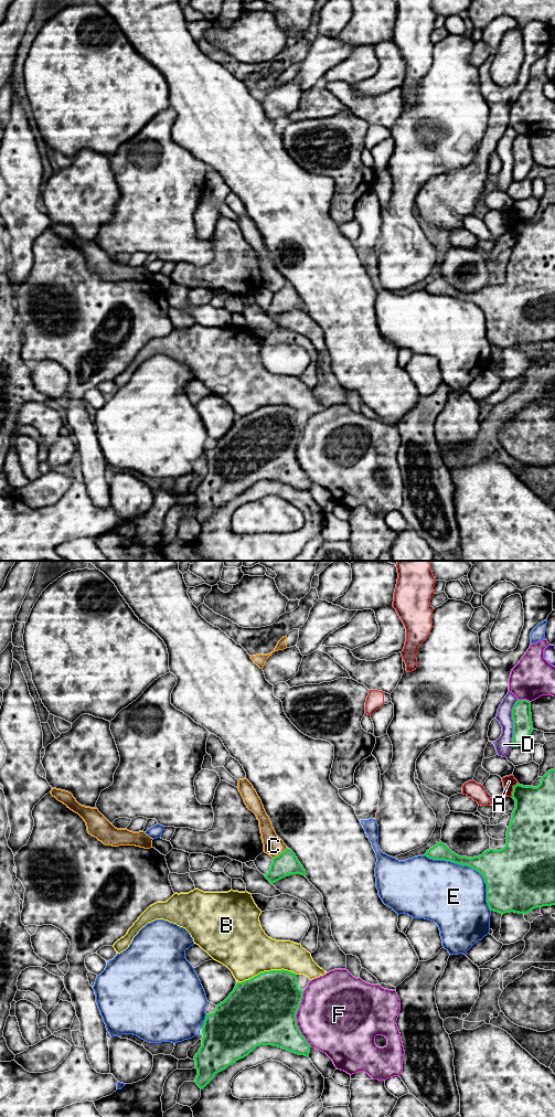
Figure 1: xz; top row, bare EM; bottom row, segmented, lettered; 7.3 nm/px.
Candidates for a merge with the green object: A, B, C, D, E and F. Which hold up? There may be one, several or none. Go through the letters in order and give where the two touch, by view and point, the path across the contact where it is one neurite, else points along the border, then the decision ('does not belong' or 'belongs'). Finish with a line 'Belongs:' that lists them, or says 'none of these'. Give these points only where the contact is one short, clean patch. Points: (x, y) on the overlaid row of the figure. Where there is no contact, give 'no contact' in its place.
A: meets green in xz at (513, 789); does not belong
B: meets green in xz at (267, 971); does not belong
C: meets green in xz at (280, 853); border along xz (287, 848), (273, 858); does not belong
D: meets green in xz at (513, 723); does not belong
E: meets green in xz at (471, 868); does not belong
F: meets green in xz at (295, 1019); does not belong
Belongs: none of these

